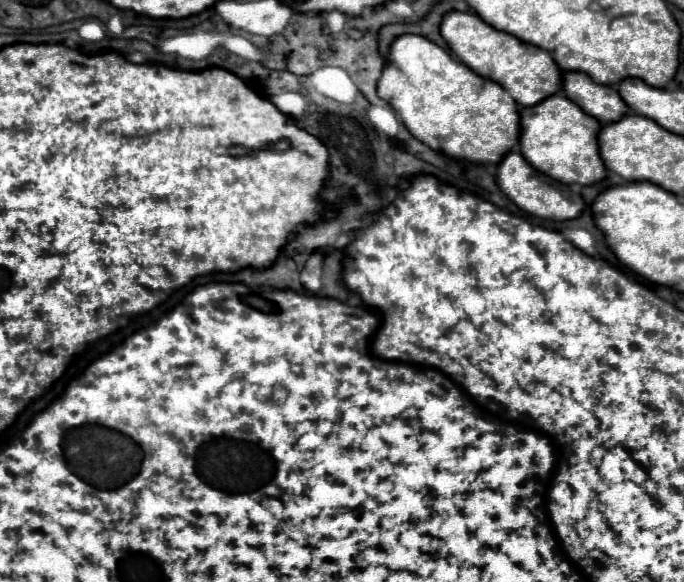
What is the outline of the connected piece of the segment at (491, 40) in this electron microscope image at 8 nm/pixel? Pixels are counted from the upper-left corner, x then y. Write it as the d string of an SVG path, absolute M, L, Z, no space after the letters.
M444 13L440 23L440 35L462 63L466 63L478 75L500 83L500 87L504 87L520 107L532 107L540 103L544 97L556 93L562 85L560 69L548 51L524 43L504 31L496 31L492 25L484 23L476 13Z

